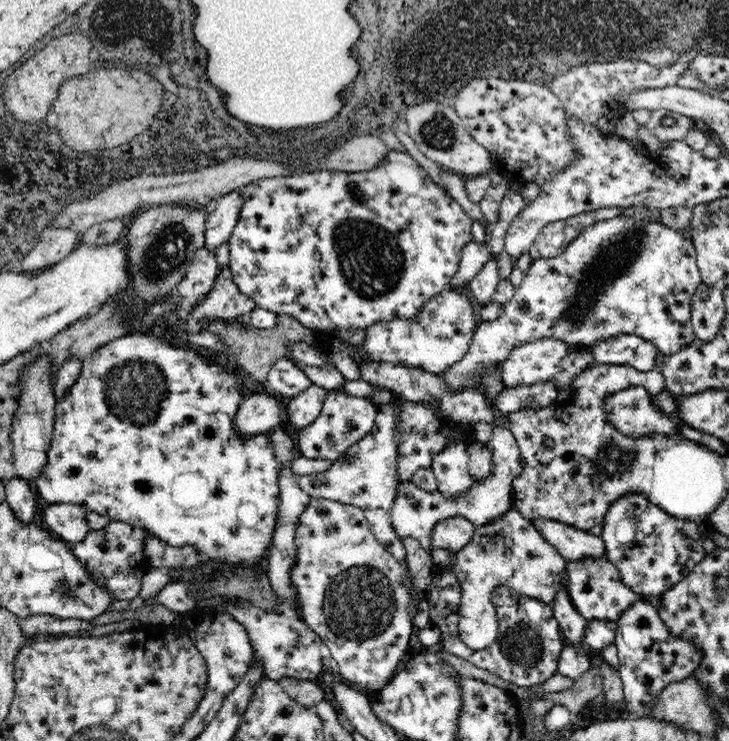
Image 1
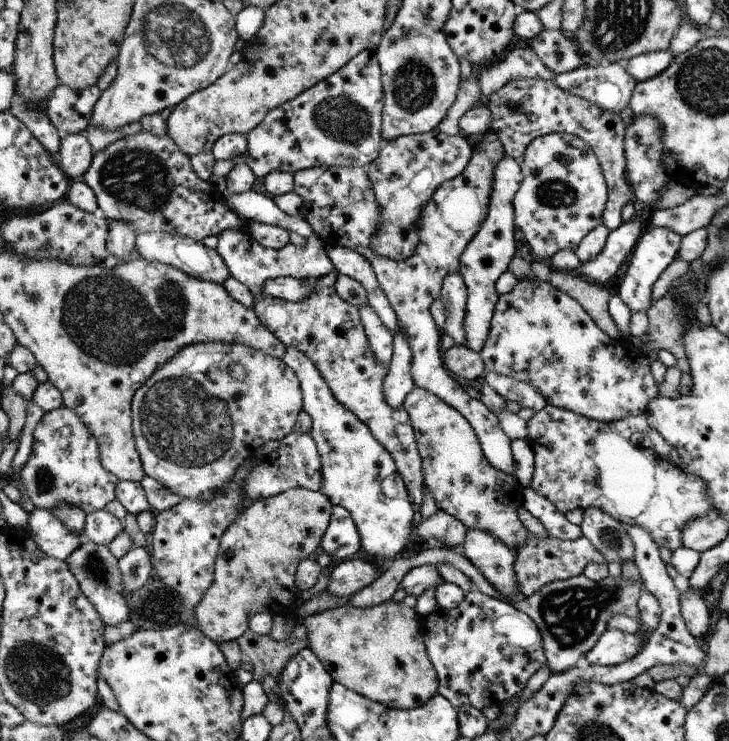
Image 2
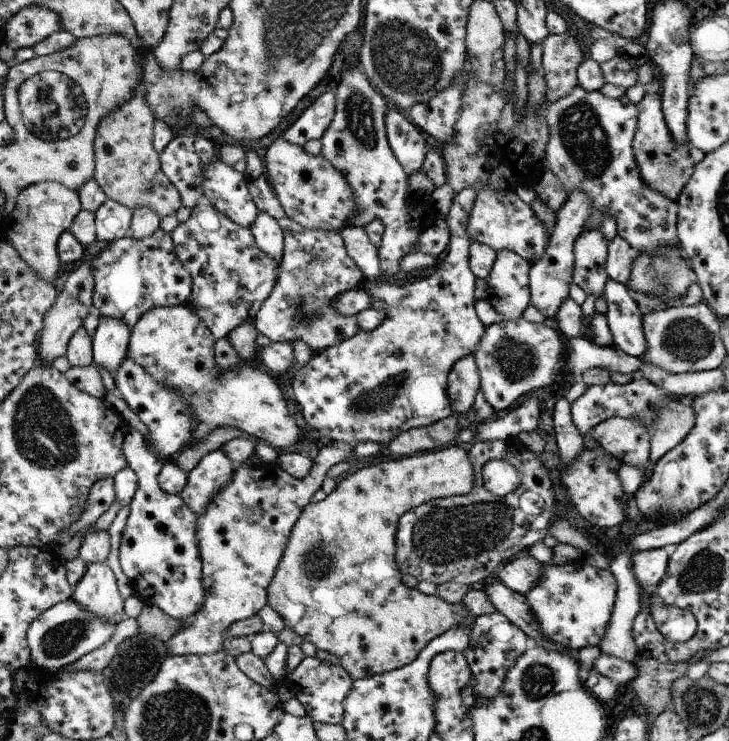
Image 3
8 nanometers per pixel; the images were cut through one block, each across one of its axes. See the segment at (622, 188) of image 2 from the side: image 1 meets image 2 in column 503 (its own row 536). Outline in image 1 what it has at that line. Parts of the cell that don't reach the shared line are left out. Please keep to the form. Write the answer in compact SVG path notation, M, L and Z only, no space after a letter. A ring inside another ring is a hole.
M110 522L102 530L90 530L82 542L72 544L72 554L86 566L90 576L102 584L102 590L110 592L116 602L132 602L142 592L142 578L152 570L146 562L144 544L152 536L144 528L136 528L128 522Z

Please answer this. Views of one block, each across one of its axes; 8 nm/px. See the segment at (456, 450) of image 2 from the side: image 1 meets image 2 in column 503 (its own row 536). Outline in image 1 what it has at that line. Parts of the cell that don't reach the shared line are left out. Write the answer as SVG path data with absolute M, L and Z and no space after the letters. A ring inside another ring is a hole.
M516 508L508 510L502 518L490 520L484 526L476 526L472 540L458 550L456 560L440 572L456 574L460 582L460 612L462 622L458 632L462 642L472 650L486 650L498 638L498 612L492 602L492 592L498 586L508 586L520 592L520 596L546 602L554 606L558 600L558 590L566 582L568 562L562 554L536 530L534 522L528 522Z

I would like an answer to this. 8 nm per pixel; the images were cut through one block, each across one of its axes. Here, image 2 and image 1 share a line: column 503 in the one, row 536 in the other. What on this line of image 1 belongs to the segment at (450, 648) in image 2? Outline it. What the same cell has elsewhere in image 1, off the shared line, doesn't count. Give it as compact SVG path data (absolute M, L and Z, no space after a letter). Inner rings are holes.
M628 492L610 504L602 524L602 542L606 544L608 560L620 570L622 582L636 594L658 600L664 592L670 592L670 588L682 582L700 560L706 558L702 548L706 538L700 536L696 528L696 522L678 520L642 494Z

